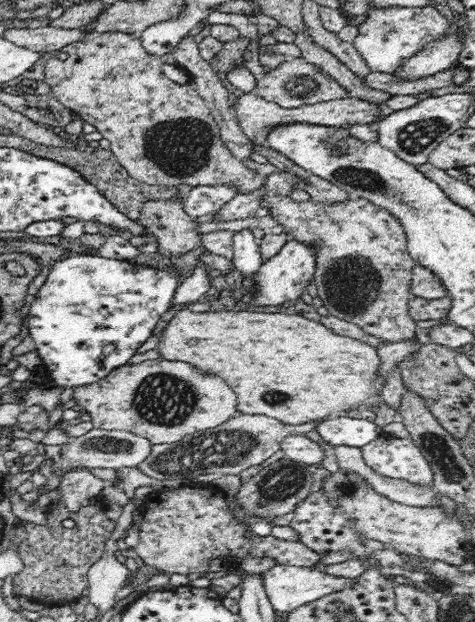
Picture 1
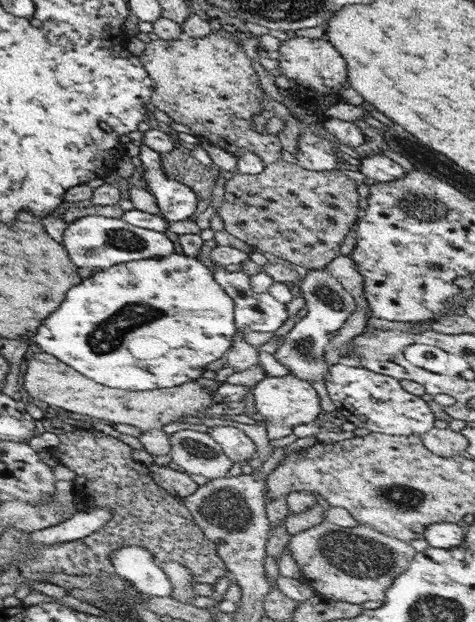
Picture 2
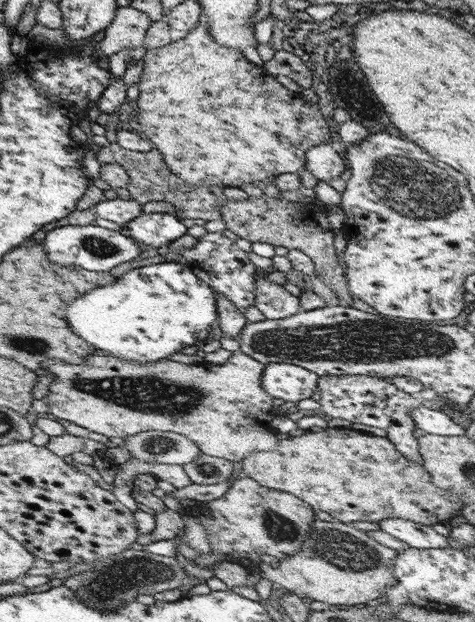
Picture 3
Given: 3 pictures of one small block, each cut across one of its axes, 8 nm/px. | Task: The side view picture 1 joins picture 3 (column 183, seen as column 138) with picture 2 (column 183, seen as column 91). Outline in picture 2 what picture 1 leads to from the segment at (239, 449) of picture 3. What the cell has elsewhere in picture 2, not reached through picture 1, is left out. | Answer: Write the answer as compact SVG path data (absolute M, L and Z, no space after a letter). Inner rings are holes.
M42 352L41 354L35 354L30 357L29 361L24 364L26 373L22 375L24 380L24 388L28 391L28 394L32 398L47 402L50 407L60 407L66 410L91 417L92 419L98 418L103 421L117 424L132 425L140 431L147 432L150 430L162 430L162 428L170 422L185 422L183 418L190 416L194 412L202 413L203 411L211 408L212 399L215 392L207 386L201 386L198 381L190 380L190 382L182 383L180 386L174 386L172 388L158 388L156 390L147 391L132 391L132 390L120 390L118 388L110 388L94 382L91 378L84 376L82 373L77 372L74 368L62 363L55 356Z

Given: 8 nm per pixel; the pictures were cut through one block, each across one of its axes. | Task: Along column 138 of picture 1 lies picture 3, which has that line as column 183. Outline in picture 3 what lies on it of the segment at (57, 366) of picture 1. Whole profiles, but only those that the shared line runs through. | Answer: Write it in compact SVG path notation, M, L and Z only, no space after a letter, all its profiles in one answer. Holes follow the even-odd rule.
M174 258L162 263L130 269L121 277L118 277L116 283L96 288L84 295L80 295L80 298L76 298L76 300L68 306L68 310L66 310L66 322L70 322L70 326L74 328L74 332L76 332L78 336L82 336L82 338L84 338L86 342L90 342L94 348L108 352L108 356L116 356L116 358L122 358L122 360L134 360L134 362L152 362L152 360L160 360L160 358L168 358L168 356L172 356L172 354L180 353L180 350L187 346L202 345L207 340L212 326L218 325L218 308L216 308L215 293L205 284L201 275L190 269L185 262L180 263Z

